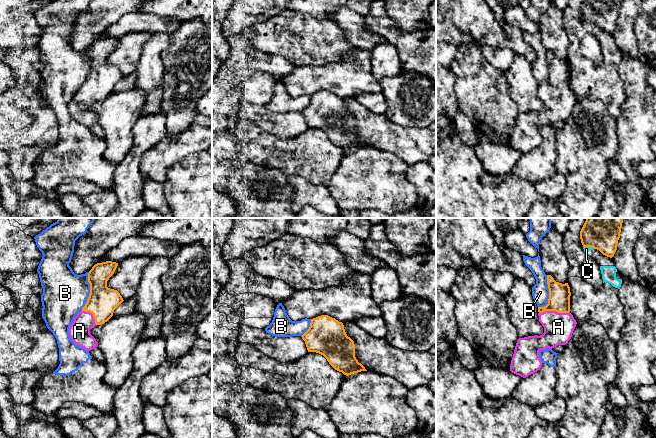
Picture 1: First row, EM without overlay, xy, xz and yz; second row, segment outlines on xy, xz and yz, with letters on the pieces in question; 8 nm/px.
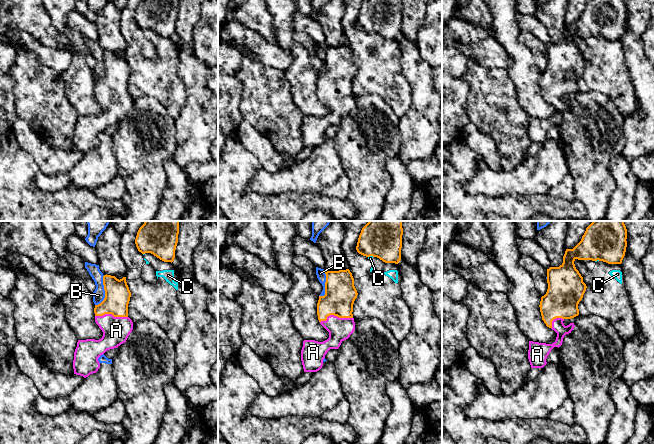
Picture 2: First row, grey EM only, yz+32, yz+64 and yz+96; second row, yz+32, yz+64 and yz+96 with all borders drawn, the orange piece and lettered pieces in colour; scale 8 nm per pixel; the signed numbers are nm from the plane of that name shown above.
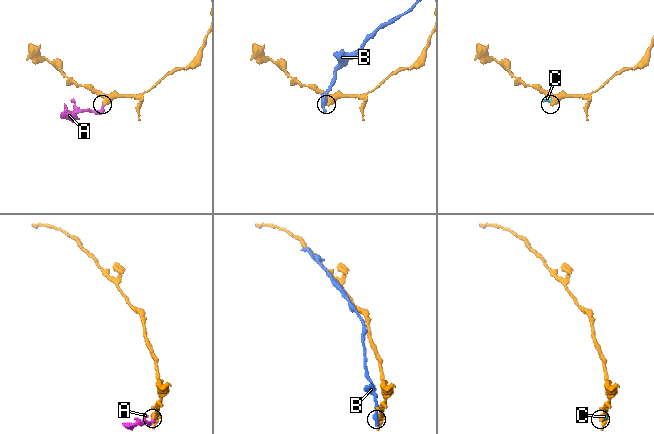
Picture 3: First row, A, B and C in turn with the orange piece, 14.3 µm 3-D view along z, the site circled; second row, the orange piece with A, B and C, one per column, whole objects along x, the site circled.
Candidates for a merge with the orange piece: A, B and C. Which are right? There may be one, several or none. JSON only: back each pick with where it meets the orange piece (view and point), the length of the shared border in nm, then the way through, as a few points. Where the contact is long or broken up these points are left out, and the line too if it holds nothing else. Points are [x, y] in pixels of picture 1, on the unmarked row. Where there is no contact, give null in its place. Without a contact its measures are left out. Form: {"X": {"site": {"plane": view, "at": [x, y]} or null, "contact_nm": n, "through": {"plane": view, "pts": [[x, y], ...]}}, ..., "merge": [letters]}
{"A": {"site": {"plane": "yz", "at": [554, 86]}, "contact_nm": 240, "through": {"plane": "yz", "pts": [[559, 70], [559, 80], [554, 86], [558, 103]]}}, "merge": ["A"]}

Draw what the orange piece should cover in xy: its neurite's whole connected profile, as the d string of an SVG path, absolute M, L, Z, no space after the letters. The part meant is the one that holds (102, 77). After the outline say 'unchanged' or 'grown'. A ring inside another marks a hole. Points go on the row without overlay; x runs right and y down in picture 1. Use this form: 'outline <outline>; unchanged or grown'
outline M112 37L97 39L88 49L89 73L69 104L70 115L87 127L98 123L98 118L90 110L90 106L107 98L113 92L114 86L124 77L117 66L107 63L107 57L117 42L118 39Z; grown

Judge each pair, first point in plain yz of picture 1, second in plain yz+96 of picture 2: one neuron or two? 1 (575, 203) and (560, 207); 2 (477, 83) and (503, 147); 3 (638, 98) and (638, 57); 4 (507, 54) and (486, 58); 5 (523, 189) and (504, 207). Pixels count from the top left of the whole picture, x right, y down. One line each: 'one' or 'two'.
1: two
2: one
3: one
4: one
5: one

